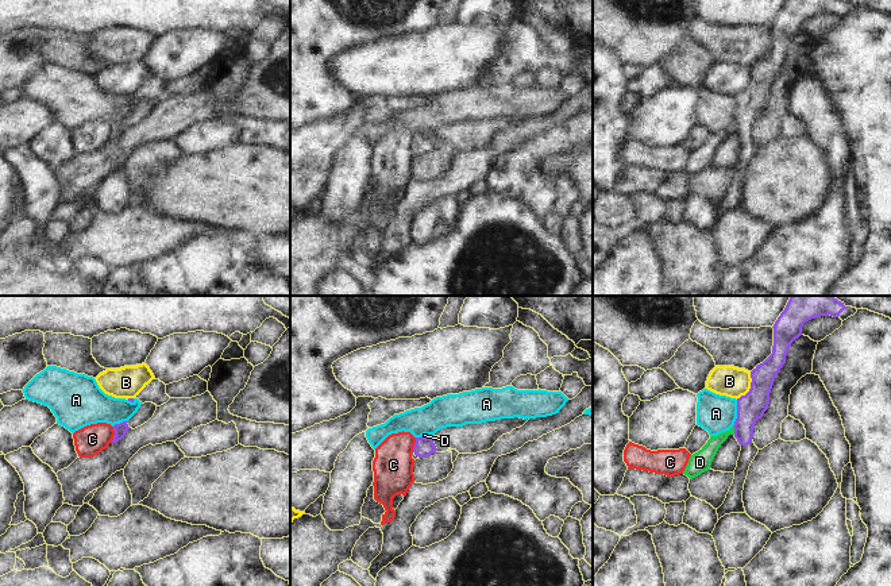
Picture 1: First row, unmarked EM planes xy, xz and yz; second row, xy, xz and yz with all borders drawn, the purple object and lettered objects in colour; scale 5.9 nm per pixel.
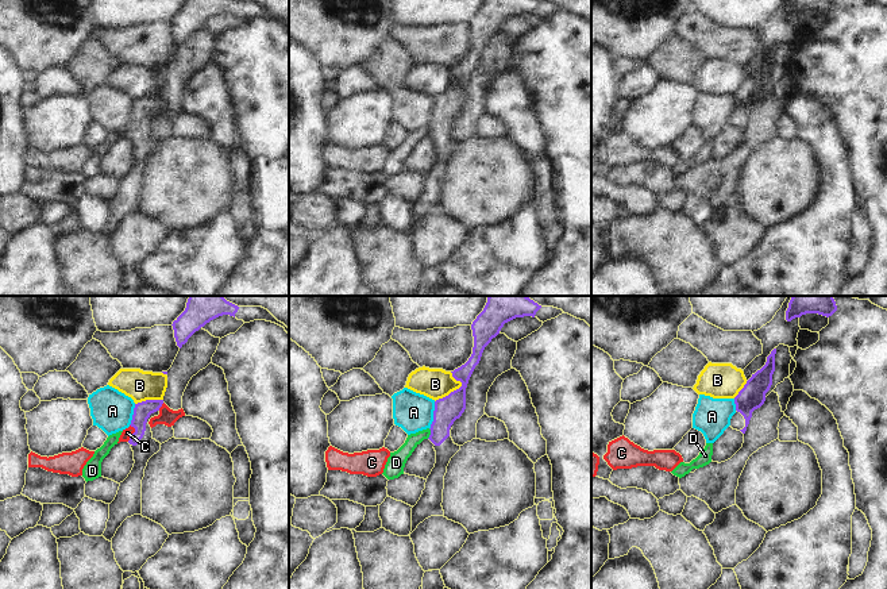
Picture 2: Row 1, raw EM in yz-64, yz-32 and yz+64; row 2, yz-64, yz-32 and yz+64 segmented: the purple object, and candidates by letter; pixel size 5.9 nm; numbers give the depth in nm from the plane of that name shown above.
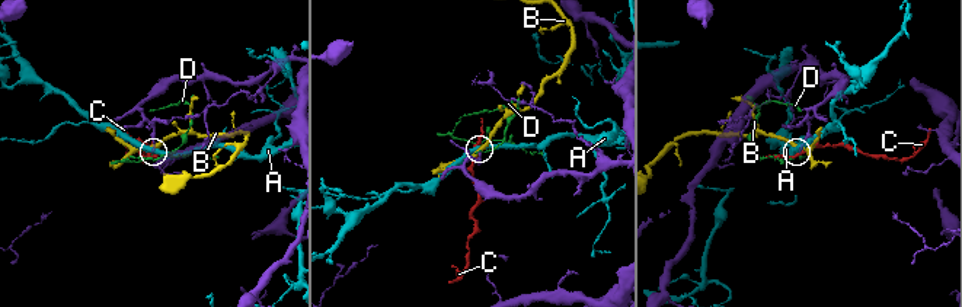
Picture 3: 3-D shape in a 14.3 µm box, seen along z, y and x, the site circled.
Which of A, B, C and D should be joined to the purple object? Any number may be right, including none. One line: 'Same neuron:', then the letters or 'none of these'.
Same neuron: none of these.

